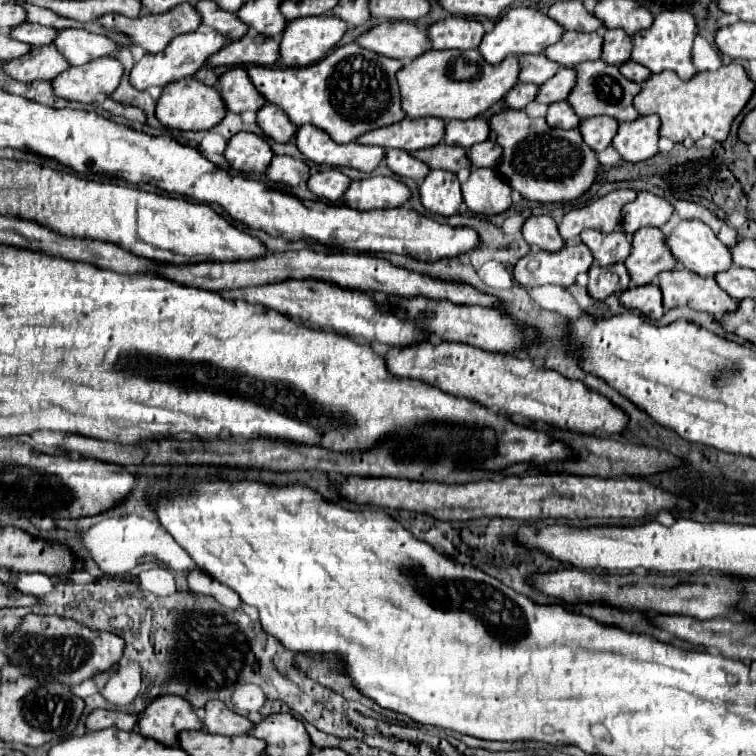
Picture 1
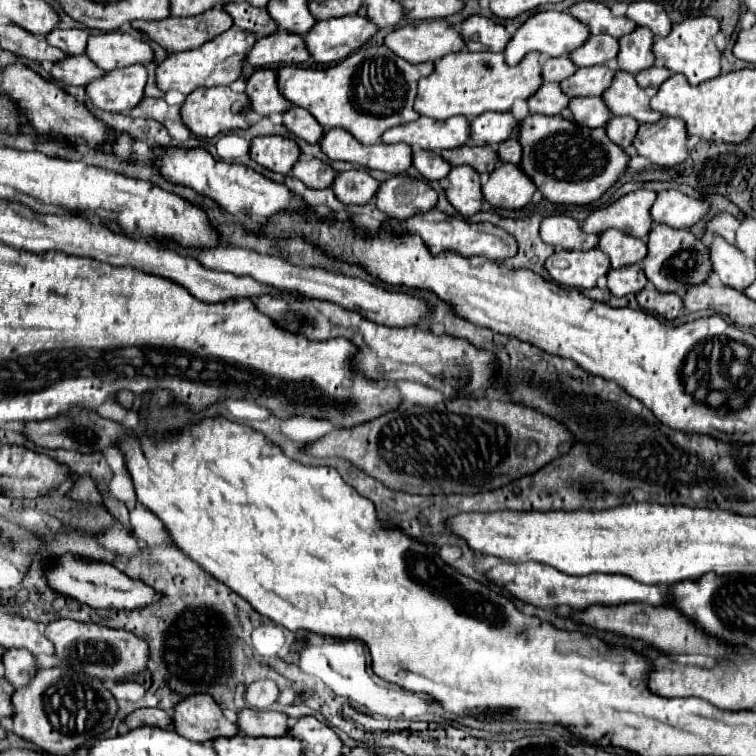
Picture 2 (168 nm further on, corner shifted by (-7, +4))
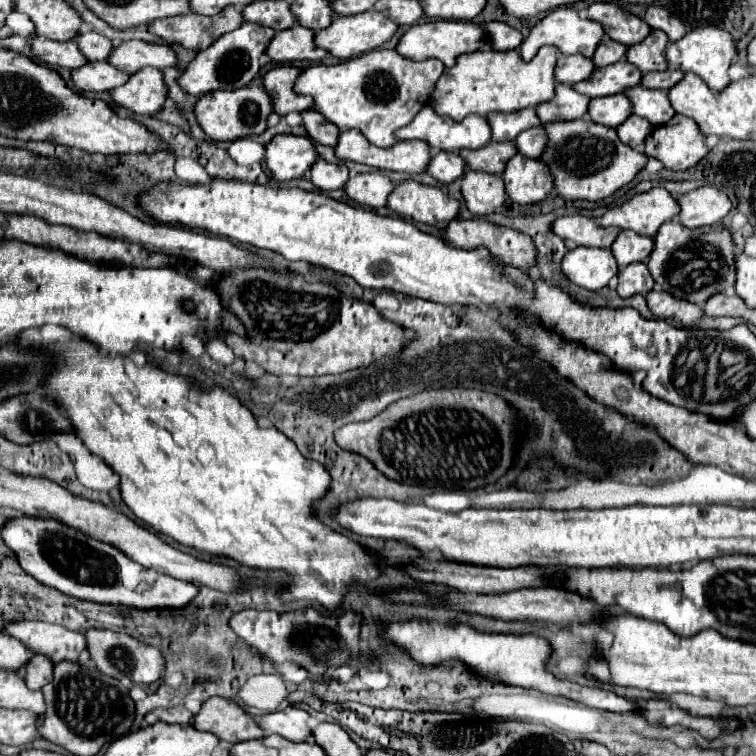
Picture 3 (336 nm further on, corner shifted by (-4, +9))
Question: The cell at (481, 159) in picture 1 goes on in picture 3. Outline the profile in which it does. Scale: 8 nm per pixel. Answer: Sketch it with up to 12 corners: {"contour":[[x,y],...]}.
{"contour":[[542,125],[516,139],[518,151],[540,159],[548,135]]}

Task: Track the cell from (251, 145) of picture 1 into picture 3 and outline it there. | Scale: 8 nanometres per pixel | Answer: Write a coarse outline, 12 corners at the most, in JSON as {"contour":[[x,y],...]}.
{"contour":[[276,135],[264,167],[286,183],[304,177],[318,153],[308,137]]}

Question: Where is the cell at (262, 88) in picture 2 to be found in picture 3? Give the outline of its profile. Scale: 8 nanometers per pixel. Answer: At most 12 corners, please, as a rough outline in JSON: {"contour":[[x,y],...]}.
{"contour":[[290,65],[266,73],[264,89],[274,99],[274,111],[306,111],[312,97],[298,95],[294,81],[304,69]]}

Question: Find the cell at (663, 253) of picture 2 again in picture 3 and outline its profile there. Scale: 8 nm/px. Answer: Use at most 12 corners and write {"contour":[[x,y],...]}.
{"contour":[[724,225],[660,227],[648,269],[690,303],[734,287]]}

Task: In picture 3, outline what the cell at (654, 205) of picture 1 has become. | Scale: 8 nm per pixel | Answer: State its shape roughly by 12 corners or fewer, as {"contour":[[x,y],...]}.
{"contour":[[712,185],[682,195],[690,229],[722,223],[732,201]]}

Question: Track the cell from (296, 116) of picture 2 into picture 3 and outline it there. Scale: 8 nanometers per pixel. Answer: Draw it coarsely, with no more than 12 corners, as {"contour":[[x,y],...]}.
{"contour":[[314,109],[302,113],[312,141],[336,147],[340,129]]}

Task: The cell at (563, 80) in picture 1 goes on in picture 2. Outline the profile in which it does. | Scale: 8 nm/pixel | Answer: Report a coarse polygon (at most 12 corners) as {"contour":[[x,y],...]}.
{"contour":[[607,66],[577,68],[561,82],[563,94],[601,96],[613,70]]}

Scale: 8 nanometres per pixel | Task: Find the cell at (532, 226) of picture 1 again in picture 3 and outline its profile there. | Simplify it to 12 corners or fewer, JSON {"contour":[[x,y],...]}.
{"contour":[[560,217],[552,229],[564,241],[610,249],[622,231],[592,217]]}

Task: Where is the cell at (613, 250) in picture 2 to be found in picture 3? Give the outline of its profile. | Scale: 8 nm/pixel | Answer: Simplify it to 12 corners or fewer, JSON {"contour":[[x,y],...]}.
{"contour":[[622,231],[612,253],[624,269],[646,261],[654,241],[634,231]]}

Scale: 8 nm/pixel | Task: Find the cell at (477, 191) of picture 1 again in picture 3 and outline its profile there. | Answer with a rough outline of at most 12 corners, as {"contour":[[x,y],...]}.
{"contour":[[516,155],[504,183],[510,201],[548,197],[554,179],[544,161]]}

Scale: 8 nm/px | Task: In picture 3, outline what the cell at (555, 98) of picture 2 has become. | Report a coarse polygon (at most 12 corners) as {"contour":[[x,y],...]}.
{"contour":[[558,85],[536,113],[542,123],[586,117],[590,97]]}

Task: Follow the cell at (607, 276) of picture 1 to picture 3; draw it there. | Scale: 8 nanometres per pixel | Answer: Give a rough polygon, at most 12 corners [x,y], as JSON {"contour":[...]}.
{"contour":[[644,263],[620,269],[618,295],[646,295],[654,279]]}

